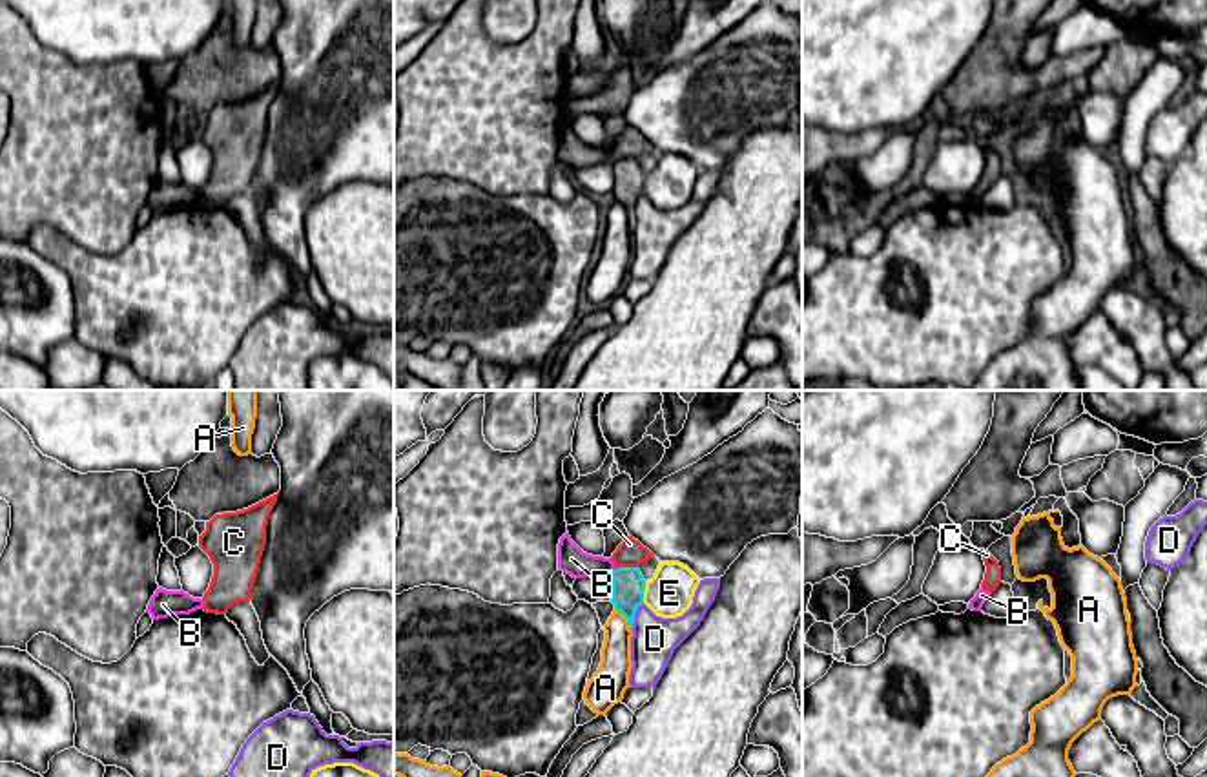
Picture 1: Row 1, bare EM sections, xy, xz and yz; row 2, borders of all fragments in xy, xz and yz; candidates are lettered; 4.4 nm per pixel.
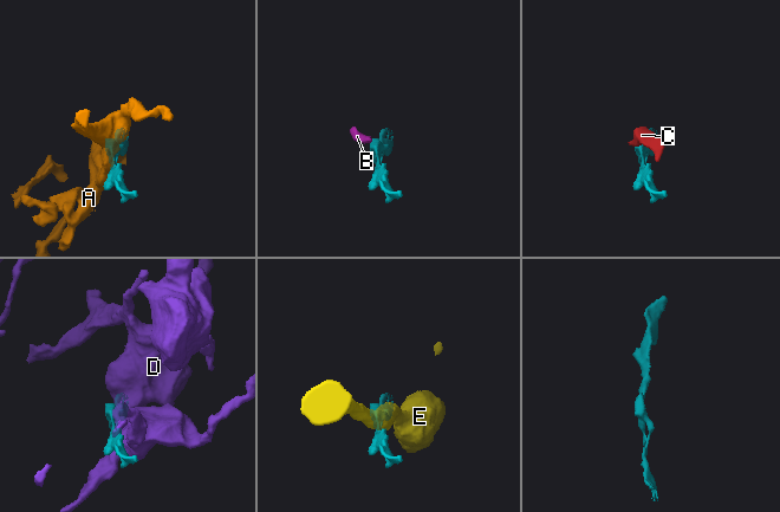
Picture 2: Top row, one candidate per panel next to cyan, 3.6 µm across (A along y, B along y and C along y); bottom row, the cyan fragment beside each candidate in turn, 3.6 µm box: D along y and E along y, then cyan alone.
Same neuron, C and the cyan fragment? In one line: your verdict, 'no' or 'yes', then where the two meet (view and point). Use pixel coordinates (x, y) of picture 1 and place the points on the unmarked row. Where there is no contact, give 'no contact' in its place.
no | xz (626, 159)

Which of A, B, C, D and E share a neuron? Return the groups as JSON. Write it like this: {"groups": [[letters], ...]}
{"groups": [["A"], ["B", "C"], ["D"], ["E"]]}

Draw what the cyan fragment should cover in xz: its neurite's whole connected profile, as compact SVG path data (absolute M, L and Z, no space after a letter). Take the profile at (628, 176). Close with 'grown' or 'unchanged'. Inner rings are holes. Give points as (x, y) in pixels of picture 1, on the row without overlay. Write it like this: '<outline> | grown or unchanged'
M618 159L613 162L613 195L633 221L636 201L644 195L645 171L638 159Z | unchanged

